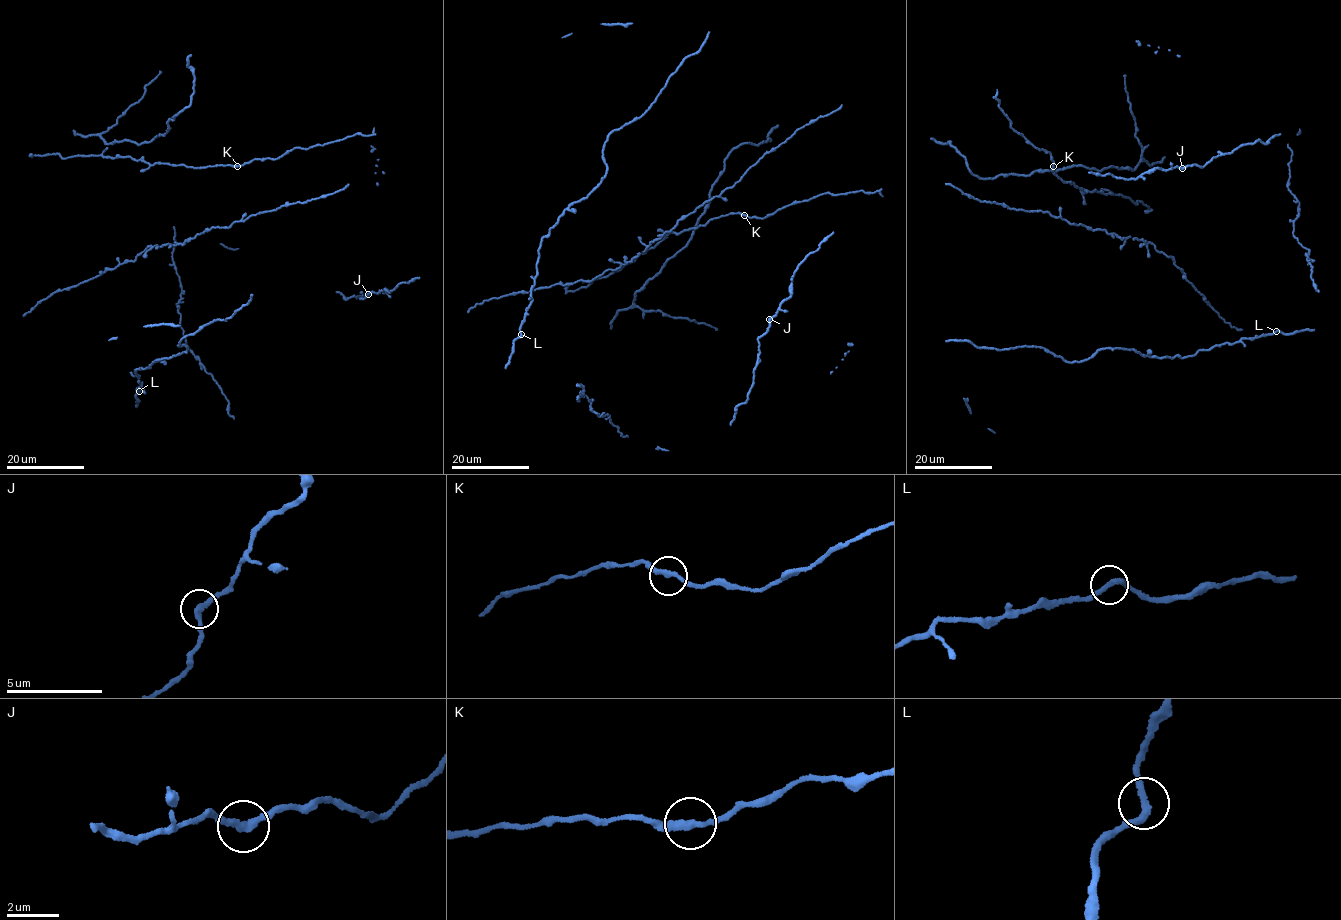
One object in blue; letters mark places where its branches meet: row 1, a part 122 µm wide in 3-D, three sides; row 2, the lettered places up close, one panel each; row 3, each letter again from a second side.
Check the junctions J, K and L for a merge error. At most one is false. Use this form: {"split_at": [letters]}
{"split_at": []}

